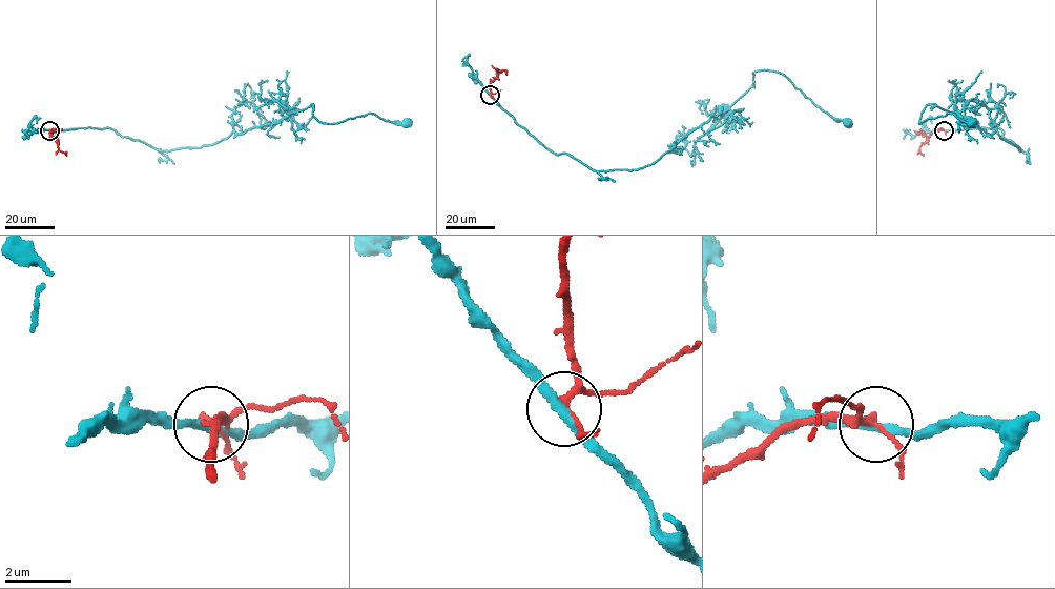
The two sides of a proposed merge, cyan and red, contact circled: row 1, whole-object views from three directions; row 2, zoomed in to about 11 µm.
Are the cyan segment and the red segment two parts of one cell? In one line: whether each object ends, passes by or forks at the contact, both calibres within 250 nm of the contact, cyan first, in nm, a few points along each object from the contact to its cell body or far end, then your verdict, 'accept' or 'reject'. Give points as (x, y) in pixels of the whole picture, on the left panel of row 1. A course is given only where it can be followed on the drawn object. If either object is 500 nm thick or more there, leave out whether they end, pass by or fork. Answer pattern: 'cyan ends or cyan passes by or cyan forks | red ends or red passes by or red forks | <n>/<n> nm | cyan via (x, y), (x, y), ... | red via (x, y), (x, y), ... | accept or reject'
cyan passes by | red forks | 280/180 nm | cyan via (49, 129), (111, 128), (171, 150), (212, 145), (312, 103), (313, 116), (328, 123), (369, 113), (407, 123) | red via (49, 129), (57, 146), (66, 156) | reject

